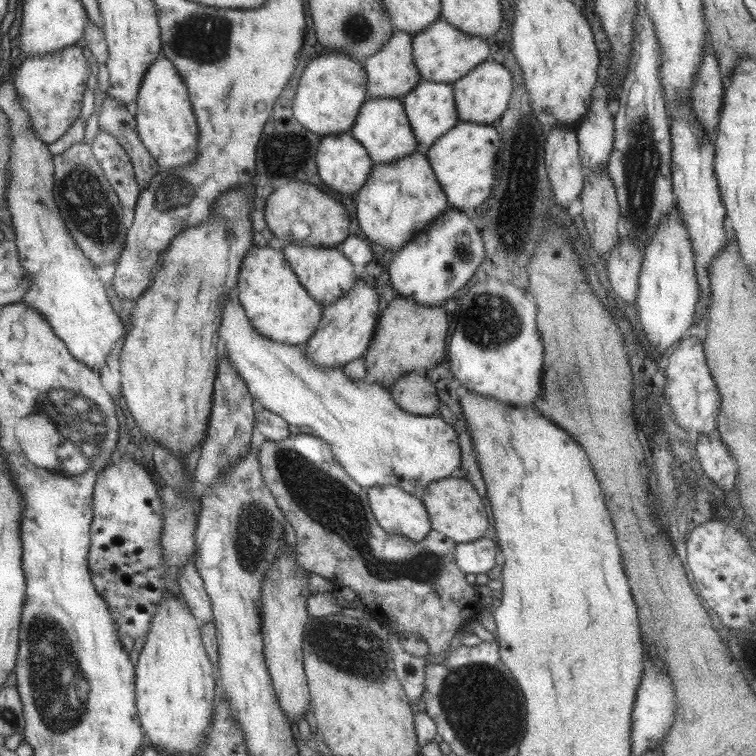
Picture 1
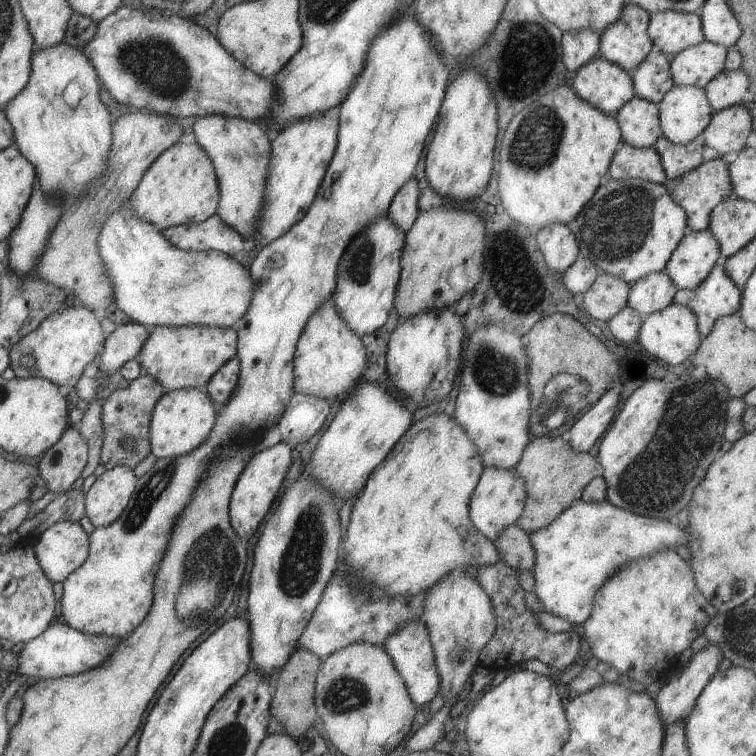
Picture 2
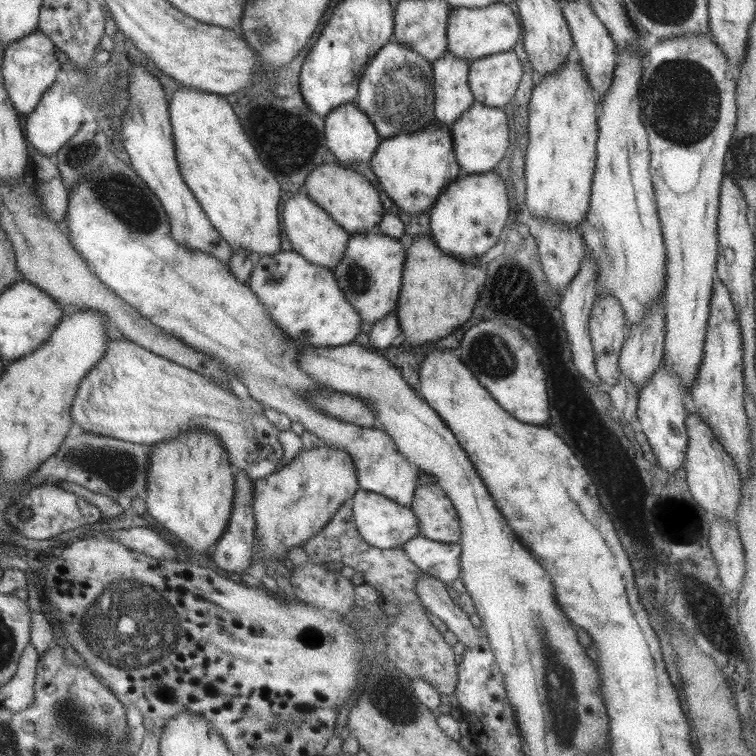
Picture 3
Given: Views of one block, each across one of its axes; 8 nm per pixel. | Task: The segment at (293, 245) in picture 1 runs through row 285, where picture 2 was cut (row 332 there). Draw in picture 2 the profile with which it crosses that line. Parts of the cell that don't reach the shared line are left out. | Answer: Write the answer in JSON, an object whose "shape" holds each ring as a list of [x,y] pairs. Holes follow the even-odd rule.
{"shape":[[[333,301],[319,306],[303,326],[293,355],[293,388],[295,393],[321,398],[333,403],[339,395],[351,392],[363,379],[365,348],[360,337],[347,328]]]}

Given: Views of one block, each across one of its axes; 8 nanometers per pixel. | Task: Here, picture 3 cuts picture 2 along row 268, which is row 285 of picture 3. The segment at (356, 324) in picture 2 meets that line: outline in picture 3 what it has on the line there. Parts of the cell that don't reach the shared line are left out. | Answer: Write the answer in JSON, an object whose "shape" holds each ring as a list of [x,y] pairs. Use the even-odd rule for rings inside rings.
{"shape":[[[377,230],[350,234],[342,260],[331,271],[343,297],[359,315],[360,328],[385,318],[398,302],[405,251],[399,239],[389,238]]]}

